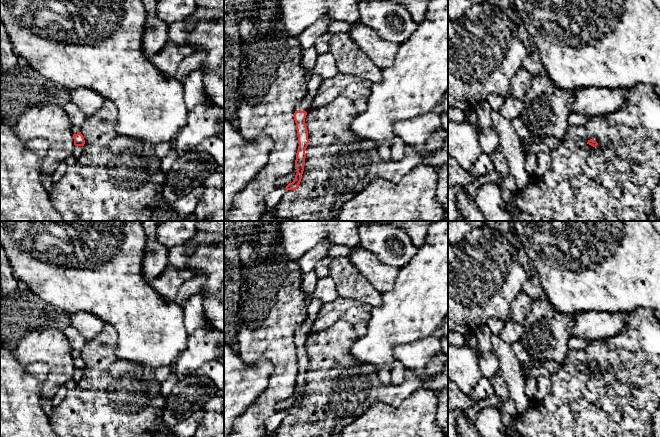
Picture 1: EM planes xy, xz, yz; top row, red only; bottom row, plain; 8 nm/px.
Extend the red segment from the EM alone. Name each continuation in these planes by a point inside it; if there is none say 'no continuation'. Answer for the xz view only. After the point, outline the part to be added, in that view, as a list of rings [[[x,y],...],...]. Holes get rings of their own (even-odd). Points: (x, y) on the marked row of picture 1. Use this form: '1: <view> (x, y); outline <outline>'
1: xz (313, 82); outline [[[312,74],[307,79],[307,94],[302,101],[295,106],[295,111],[308,111],[312,103],[313,97],[316,95],[317,90],[322,82],[322,77],[317,74]]]

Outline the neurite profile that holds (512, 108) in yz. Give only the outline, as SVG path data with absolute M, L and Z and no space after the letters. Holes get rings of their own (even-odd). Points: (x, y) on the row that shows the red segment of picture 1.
M512 95L505 97L502 106L498 112L507 120L513 120L521 116L524 109L524 100L518 100Z

